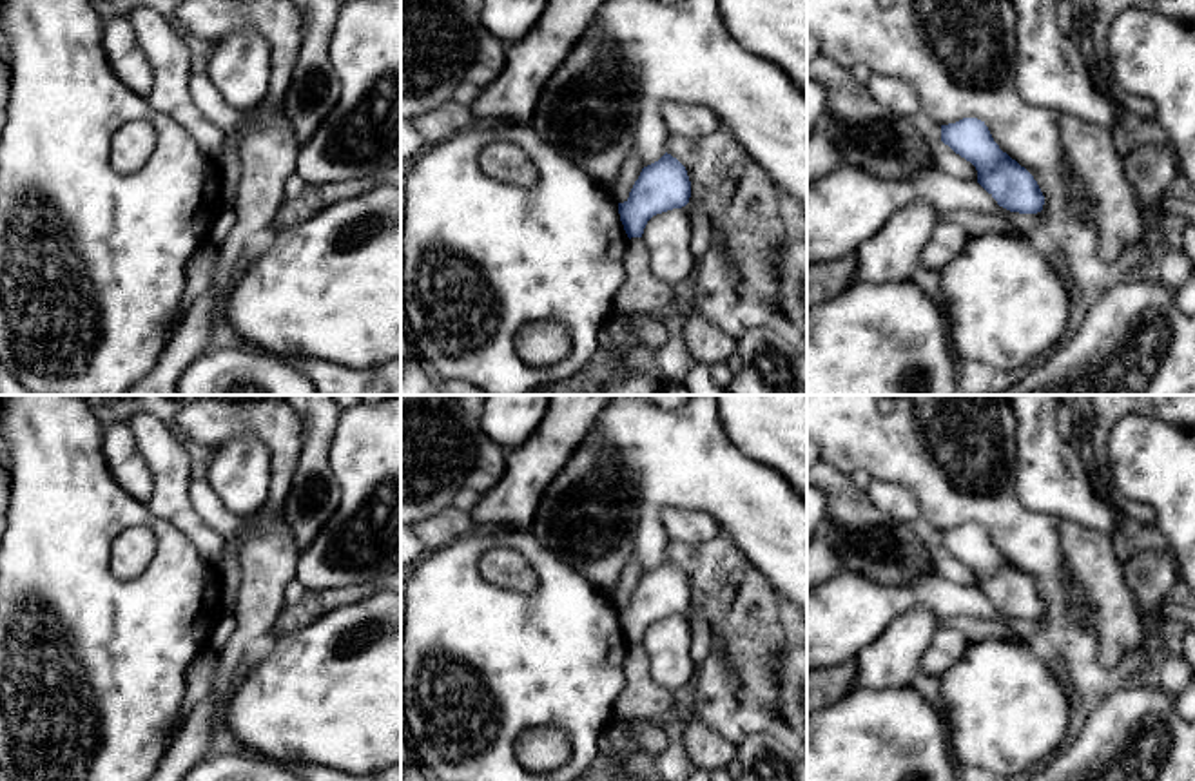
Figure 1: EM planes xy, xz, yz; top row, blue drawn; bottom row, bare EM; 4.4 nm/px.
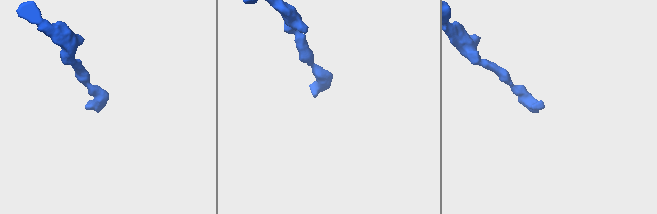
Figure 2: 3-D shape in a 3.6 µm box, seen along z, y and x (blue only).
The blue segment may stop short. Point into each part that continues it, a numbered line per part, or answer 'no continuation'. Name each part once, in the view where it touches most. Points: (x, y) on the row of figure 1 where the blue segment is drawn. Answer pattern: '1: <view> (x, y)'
no continuation

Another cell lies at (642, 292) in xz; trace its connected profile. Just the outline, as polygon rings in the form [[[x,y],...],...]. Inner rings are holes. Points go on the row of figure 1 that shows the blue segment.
[[[631,237],[624,254],[626,281],[617,295],[615,312],[662,315],[682,301],[682,290],[656,277],[651,254],[642,237]]]

